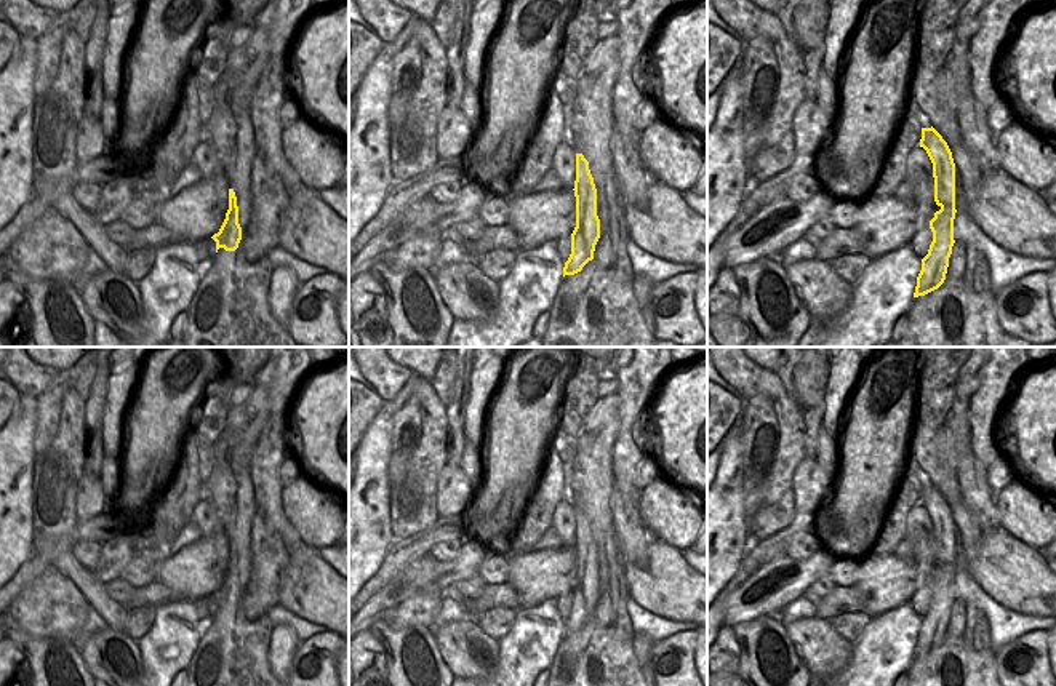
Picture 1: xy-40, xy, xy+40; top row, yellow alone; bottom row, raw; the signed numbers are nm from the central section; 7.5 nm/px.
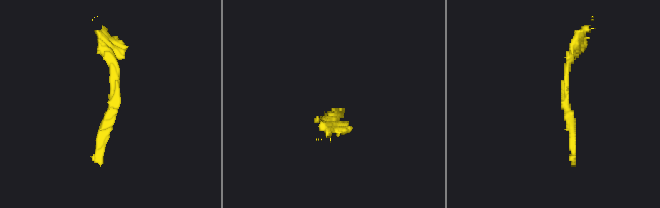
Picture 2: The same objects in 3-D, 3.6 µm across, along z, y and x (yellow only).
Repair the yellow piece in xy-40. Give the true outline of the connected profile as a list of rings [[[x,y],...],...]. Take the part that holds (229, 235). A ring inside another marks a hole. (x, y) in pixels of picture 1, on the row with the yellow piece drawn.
[[[229,189],[229,209],[218,233],[211,237],[216,241],[216,253],[219,248],[235,251],[242,240],[242,227],[238,224],[238,206],[234,189]]]

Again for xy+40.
[[[931,126],[922,128],[920,147],[923,147],[933,163],[934,201],[941,208],[930,221],[933,241],[928,254],[922,259],[922,270],[917,277],[914,297],[925,296],[938,289],[947,273],[952,254],[954,219],[955,219],[955,163],[952,152],[942,136]]]

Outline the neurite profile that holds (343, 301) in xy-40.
[[[349,281],[344,283],[338,297],[338,318],[349,342]]]

